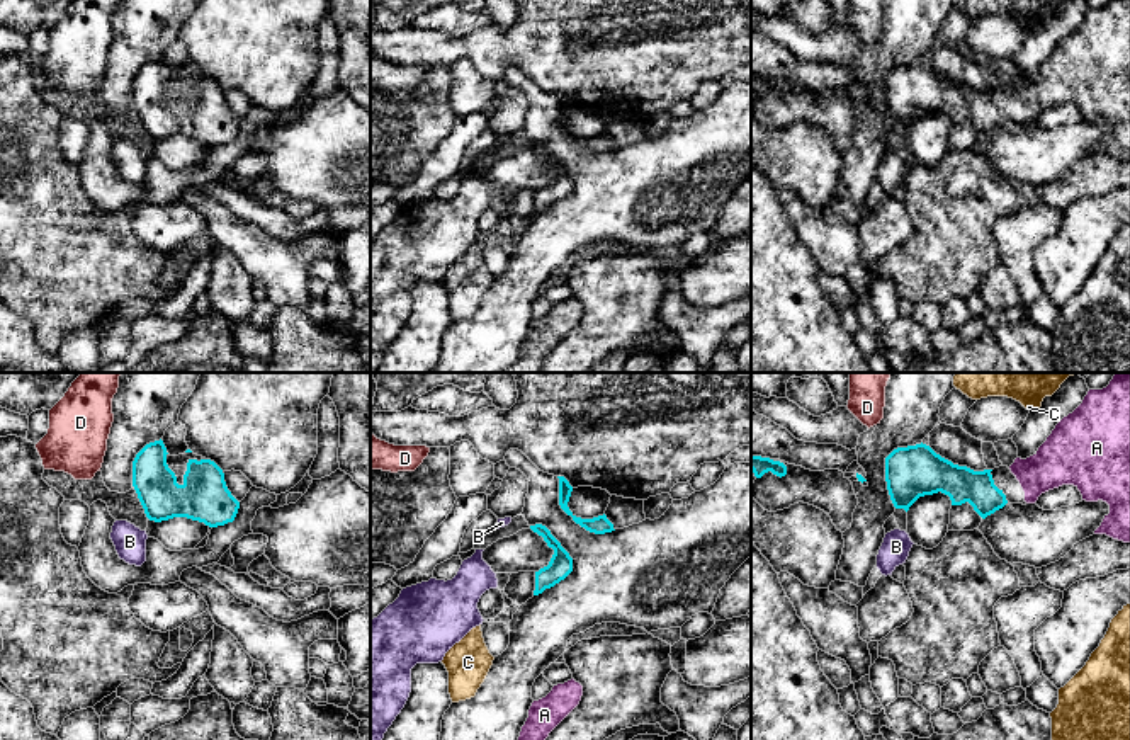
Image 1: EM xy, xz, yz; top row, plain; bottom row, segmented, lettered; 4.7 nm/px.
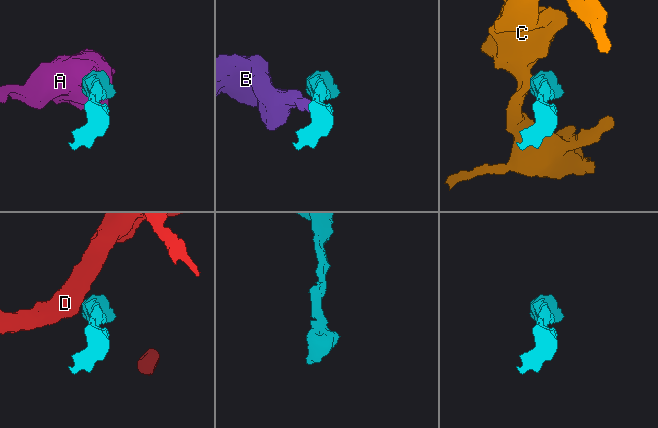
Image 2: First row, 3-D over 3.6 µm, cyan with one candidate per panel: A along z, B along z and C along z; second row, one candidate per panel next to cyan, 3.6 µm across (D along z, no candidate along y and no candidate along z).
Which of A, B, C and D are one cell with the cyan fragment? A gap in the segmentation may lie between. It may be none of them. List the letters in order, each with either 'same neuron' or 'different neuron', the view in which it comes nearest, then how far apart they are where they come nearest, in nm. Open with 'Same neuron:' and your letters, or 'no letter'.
Same neuron: A
A: same neuron; view yz; gap 90 nm
B: different neuron; view xy; gap 60 nm
C: different neuron; view xz; gap 300 nm
D: different neuron; view xy; gap 140 nm

